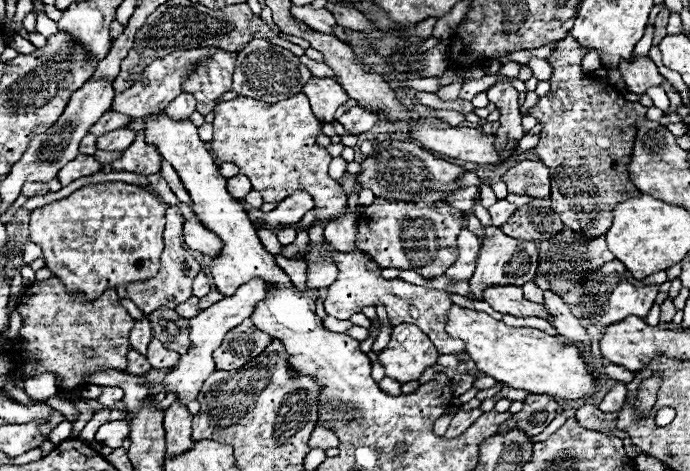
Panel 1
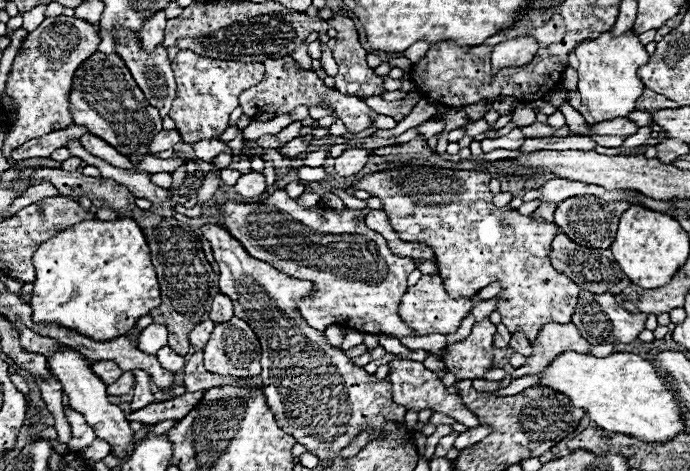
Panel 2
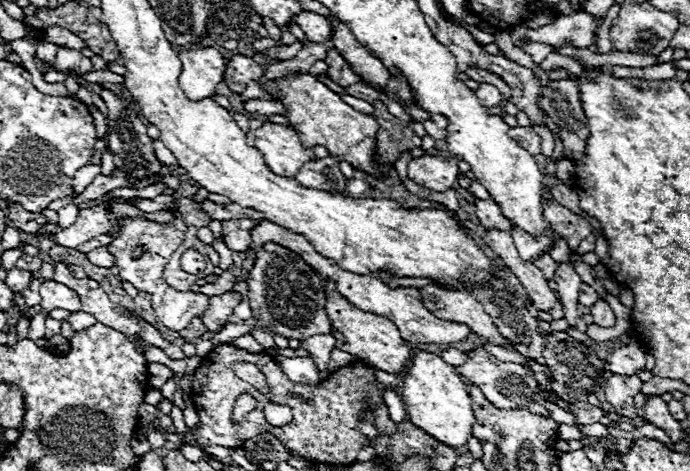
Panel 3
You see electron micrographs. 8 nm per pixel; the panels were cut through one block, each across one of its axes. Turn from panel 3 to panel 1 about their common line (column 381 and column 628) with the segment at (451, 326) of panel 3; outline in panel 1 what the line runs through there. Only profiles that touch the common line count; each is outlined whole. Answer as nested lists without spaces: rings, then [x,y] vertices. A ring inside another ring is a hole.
[[[612,260],[598,268],[594,276],[588,276],[588,280],[576,288],[566,292],[562,298],[570,306],[572,314],[580,318],[582,326],[588,330],[592,338],[598,338],[600,332],[604,332],[604,324],[612,324],[616,320],[624,320],[624,316],[640,316],[646,318],[654,298],[658,294],[658,284],[648,284],[648,286],[634,286],[628,282],[624,264],[620,260]]]

